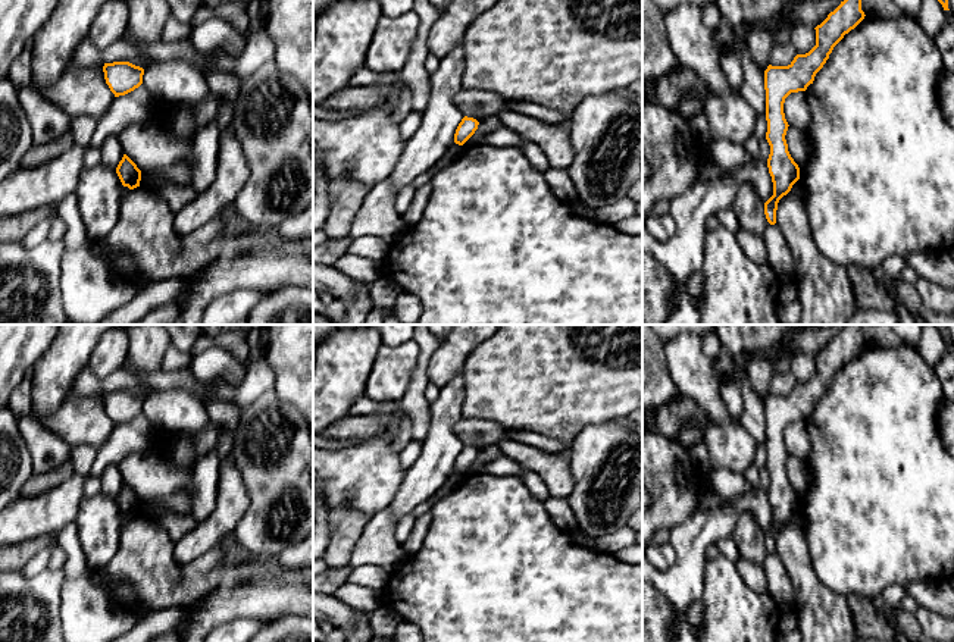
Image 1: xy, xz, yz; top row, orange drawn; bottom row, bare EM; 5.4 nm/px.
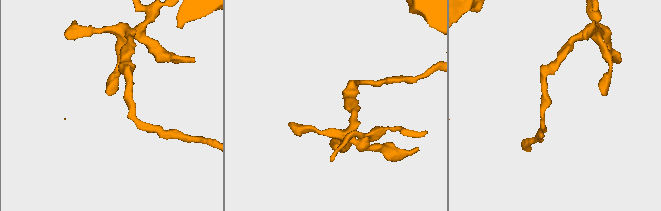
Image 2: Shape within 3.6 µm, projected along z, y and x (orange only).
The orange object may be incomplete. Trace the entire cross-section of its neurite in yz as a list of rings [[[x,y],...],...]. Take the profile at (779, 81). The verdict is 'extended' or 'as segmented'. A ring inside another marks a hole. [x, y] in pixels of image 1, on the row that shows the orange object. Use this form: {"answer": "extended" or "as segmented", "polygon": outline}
{"answer": "as segmented", "polygon": [[[844,0],[817,25],[816,46],[806,54],[797,54],[788,66],[769,65],[764,71],[766,90],[766,140],[770,145],[767,159],[773,182],[773,195],[764,203],[764,214],[770,225],[776,223],[779,200],[800,179],[800,167],[788,151],[785,140],[788,122],[783,113],[785,98],[791,93],[806,91],[816,73],[823,68],[833,47],[863,19],[861,0]]]}

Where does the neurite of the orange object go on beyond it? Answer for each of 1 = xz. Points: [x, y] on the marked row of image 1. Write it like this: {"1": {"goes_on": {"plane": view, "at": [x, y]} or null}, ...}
{"1": {"goes_on": null}}

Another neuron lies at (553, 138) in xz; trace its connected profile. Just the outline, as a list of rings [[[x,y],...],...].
[[[506,109],[498,115],[503,126],[523,140],[537,144],[545,154],[550,167],[567,169],[573,160],[573,148],[567,123],[545,123],[534,116]]]

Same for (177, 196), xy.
[[[163,184],[159,194],[169,204],[173,214],[197,197],[197,191],[193,185],[175,184]]]

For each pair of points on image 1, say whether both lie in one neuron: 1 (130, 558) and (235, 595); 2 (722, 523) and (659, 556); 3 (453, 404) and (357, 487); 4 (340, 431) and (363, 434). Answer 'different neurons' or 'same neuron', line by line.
1: same neuron
2: different neurons
3: different neurons
4: same neuron

